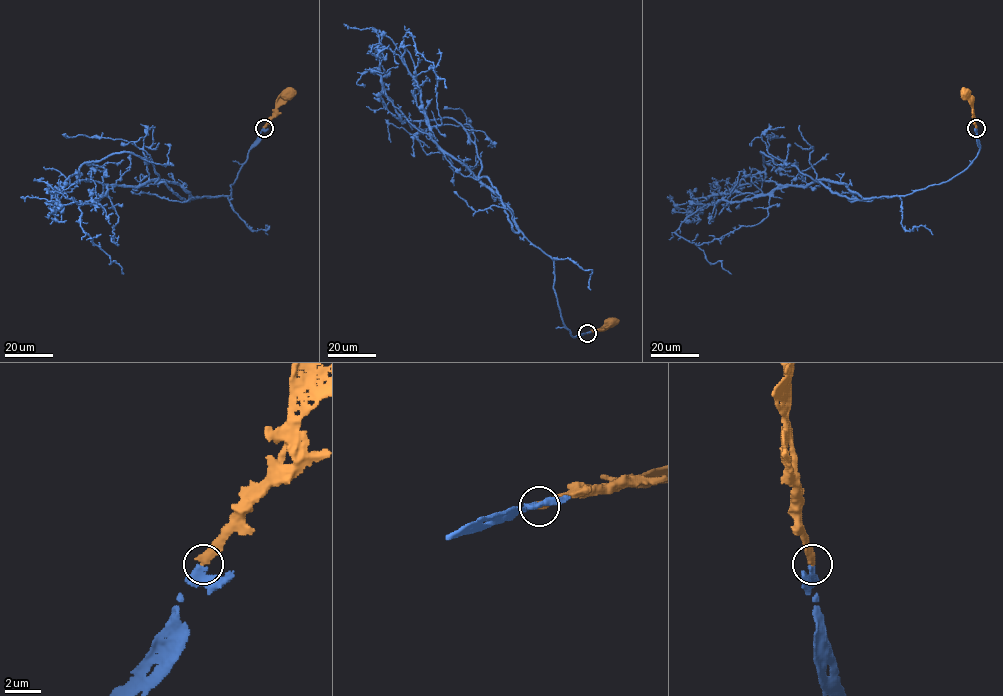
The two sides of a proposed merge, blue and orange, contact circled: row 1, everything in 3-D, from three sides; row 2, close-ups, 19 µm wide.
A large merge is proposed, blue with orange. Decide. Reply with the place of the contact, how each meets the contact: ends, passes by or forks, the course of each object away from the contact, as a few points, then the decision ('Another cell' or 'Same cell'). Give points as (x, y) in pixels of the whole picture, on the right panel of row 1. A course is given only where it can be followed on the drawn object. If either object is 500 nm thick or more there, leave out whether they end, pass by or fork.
Place: (976, 128). At the ring blue passes by. At the ring orange ends. Course of blue: (976, 128), (980, 150), (965, 169), (905, 195), (862, 198), (814, 180), (701, 207), (675, 233), (731, 274). Course of orange: (976, 128), (971, 102), (966, 95). Same cell

